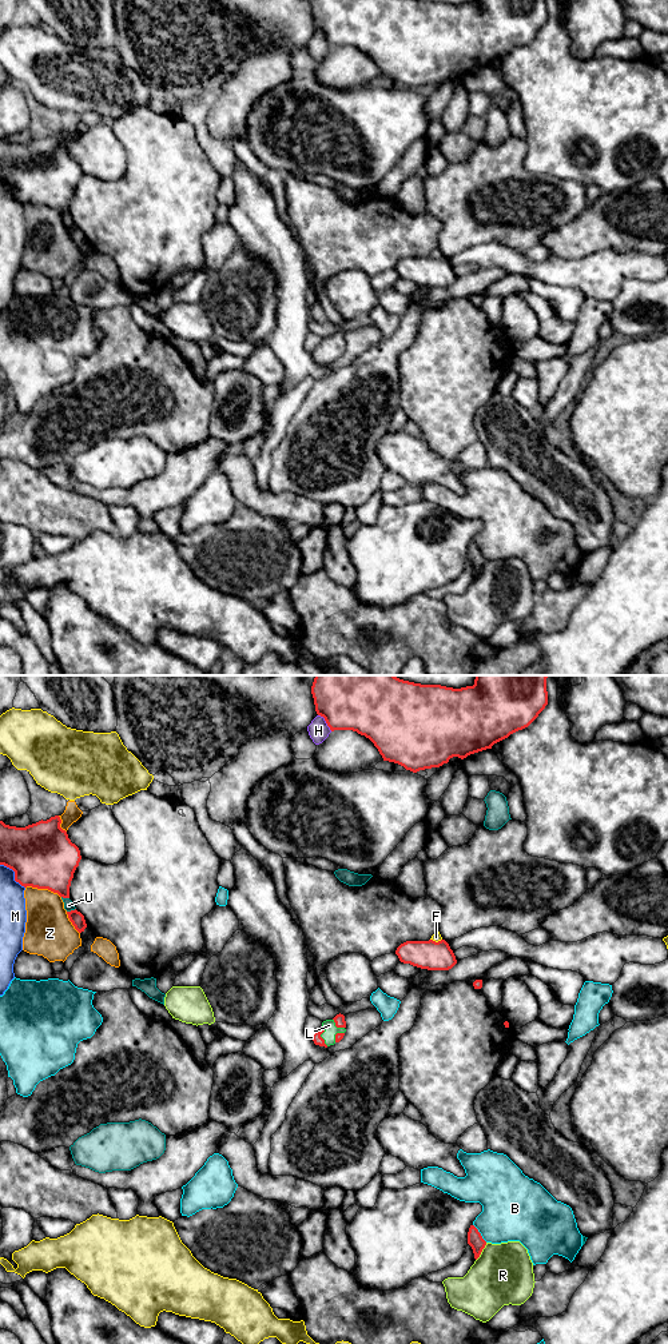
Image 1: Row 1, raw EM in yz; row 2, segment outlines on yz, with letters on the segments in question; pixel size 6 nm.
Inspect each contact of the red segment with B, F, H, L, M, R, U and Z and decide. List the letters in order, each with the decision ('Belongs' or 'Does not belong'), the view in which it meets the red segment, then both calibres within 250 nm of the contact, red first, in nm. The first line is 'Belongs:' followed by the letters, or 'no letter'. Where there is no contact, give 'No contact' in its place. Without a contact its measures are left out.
Belongs: L
B: Does not belong. Touches red in yz. Thickness 90 nm (red) against 380 nm
F: Does not belong. Touches red in yz. Thickness 180 nm (red) against 50 nm
H: Does not belong. Touches red in yz. Thickness 300 nm (red) against 130 nm
L: Belongs. Touches red in yz. Thickness 60 nm (red) against 80 nm
M: Does not belong. Touches red in yz. Thickness 380 nm (red) against 160 nm
R: Does not belong. Touches red in yz. Thickness 90 nm (red) against 360 nm
U: Does not belong. Touches red in yz. Thickness 80 nm (red) against 60 nm
Z: Does not belong. Touches red in yz. Thickness 380 nm (red) against 280 nm

